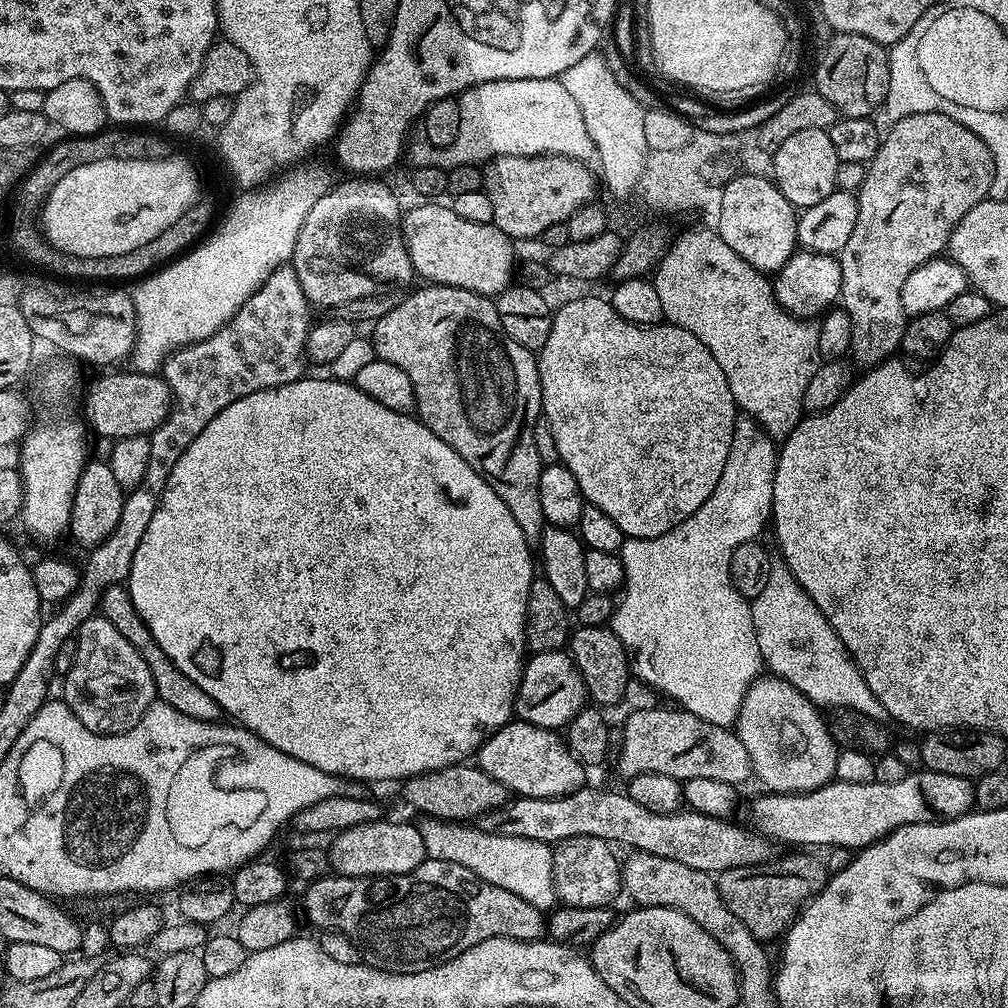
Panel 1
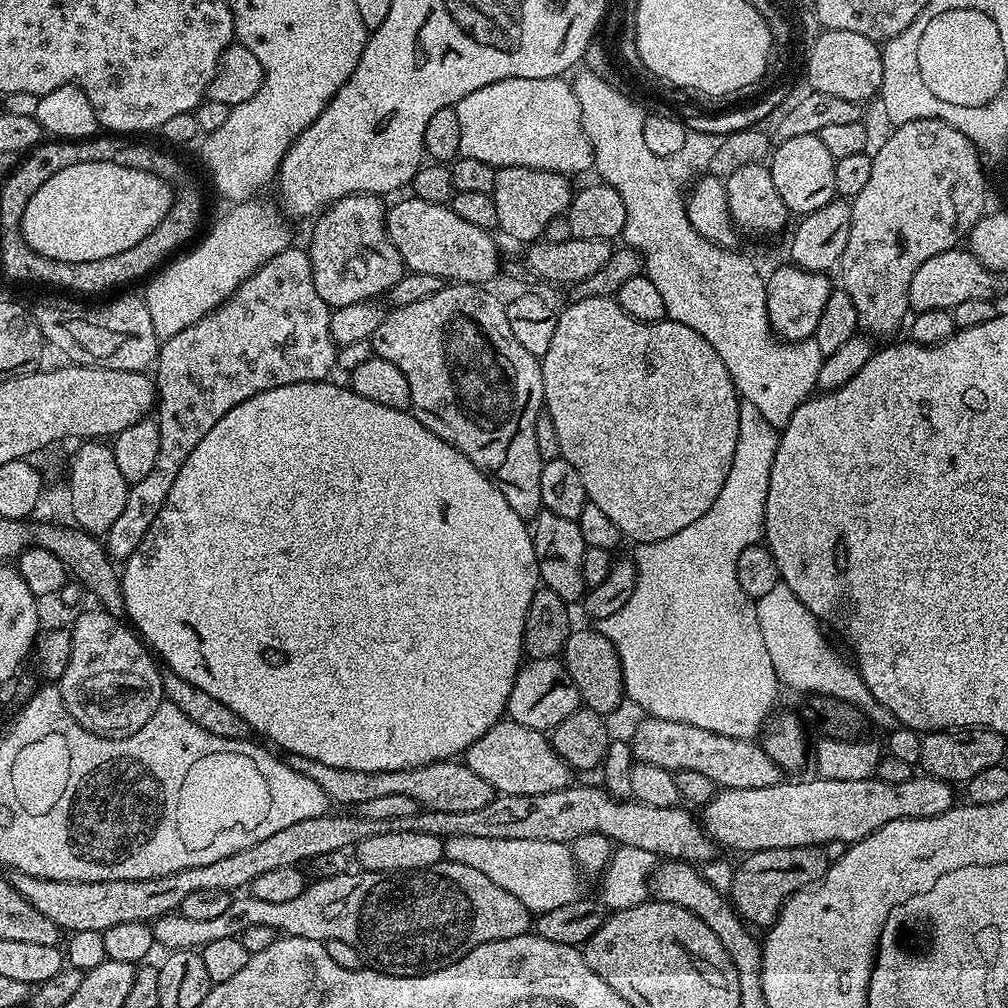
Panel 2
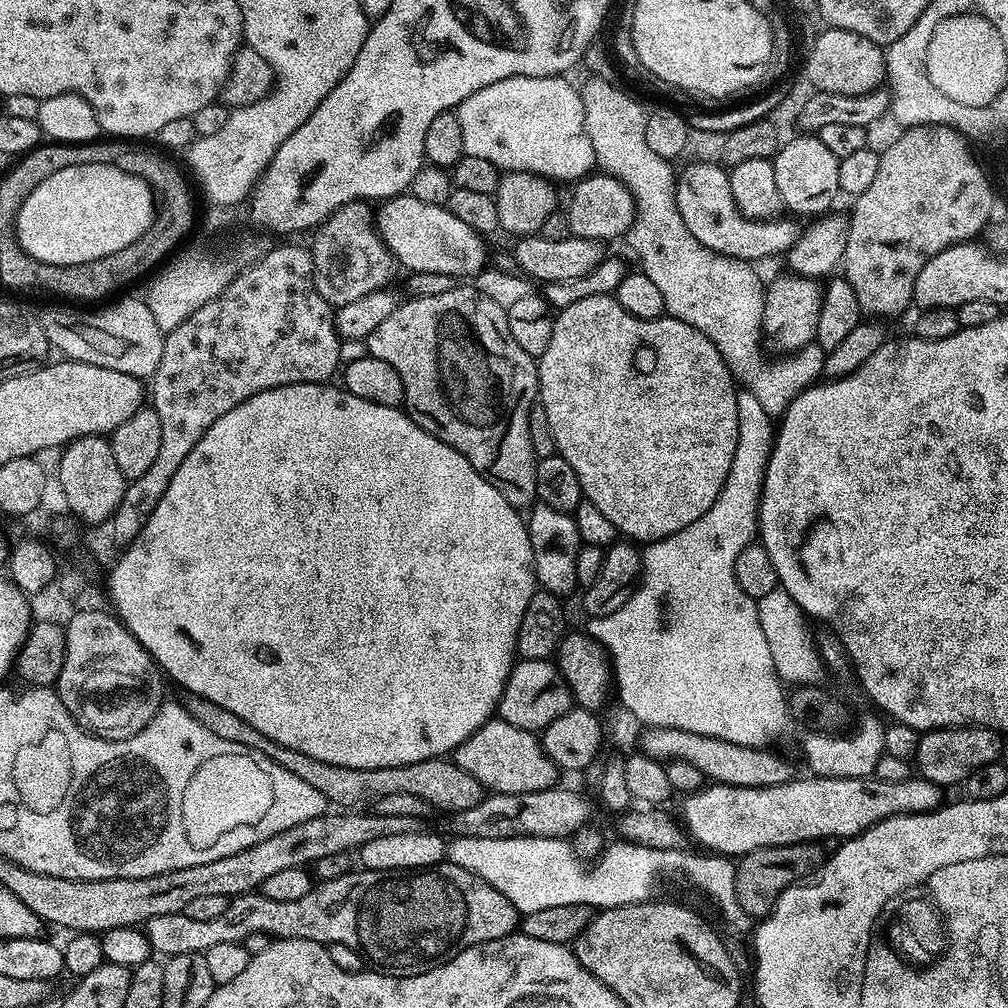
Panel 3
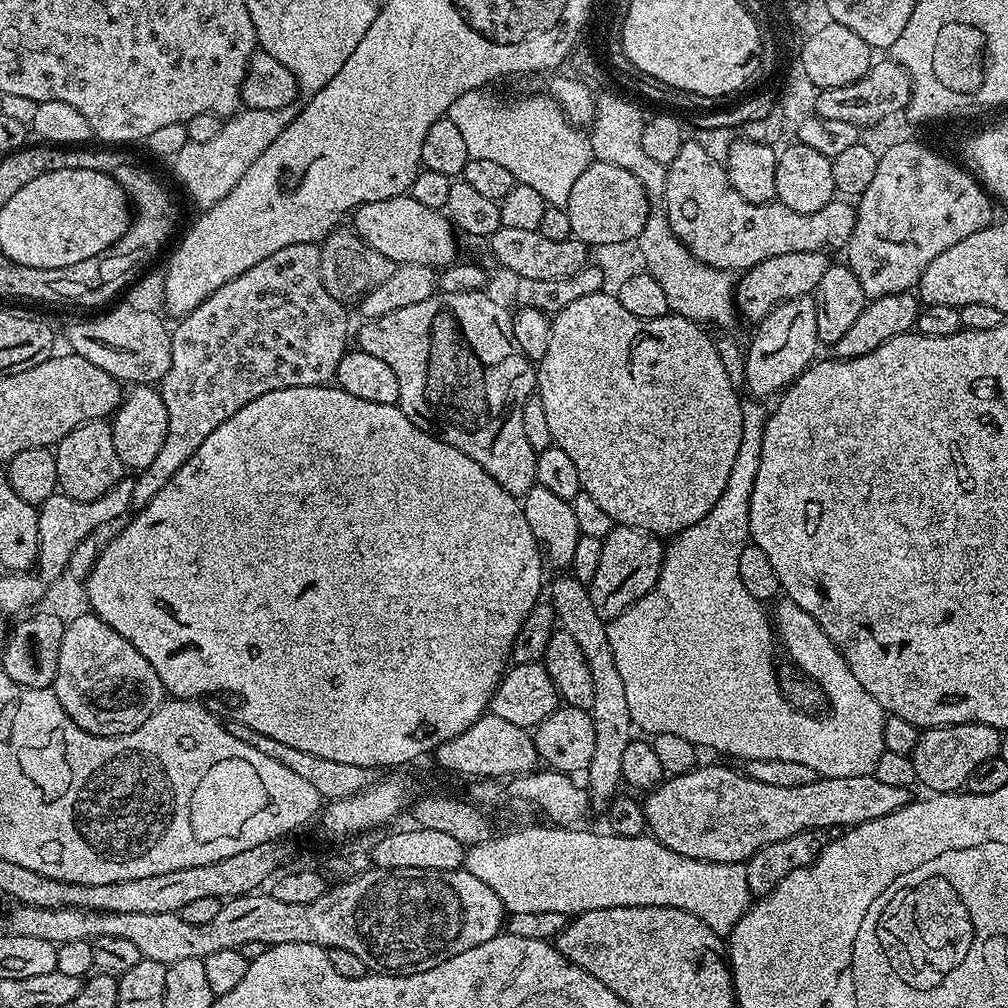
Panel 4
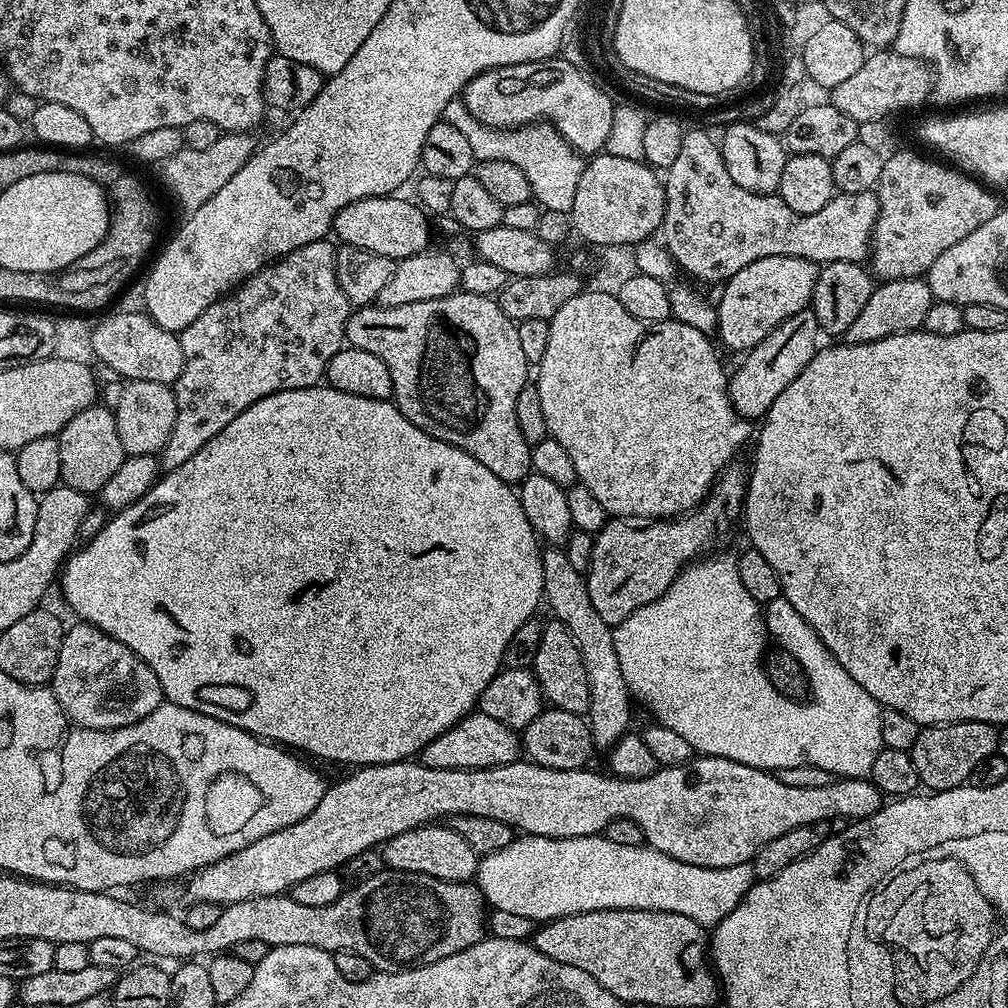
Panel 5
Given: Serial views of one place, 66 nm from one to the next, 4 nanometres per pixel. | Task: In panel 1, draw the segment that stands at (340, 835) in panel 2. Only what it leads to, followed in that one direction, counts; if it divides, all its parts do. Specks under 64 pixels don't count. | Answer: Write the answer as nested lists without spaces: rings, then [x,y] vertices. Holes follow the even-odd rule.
[[[585,786],[577,792],[554,798],[530,798],[516,796],[508,803],[476,817],[474,826],[486,834],[502,834],[502,838],[530,838],[549,846],[561,840],[589,835],[607,840],[612,846],[625,844],[628,850],[658,854],[658,858],[670,858],[702,870],[719,874],[726,870],[738,870],[738,866],[758,866],[773,859],[773,841],[747,827],[738,828],[733,821],[719,816],[707,816],[691,810],[670,814],[658,814],[638,806],[634,798],[623,791],[607,792],[604,788]]]

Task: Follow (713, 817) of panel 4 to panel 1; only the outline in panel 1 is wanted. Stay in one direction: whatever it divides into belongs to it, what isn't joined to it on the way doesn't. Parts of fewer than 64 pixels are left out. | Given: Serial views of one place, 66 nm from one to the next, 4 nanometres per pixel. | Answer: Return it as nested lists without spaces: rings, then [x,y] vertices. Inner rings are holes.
[[[912,770],[906,778],[902,778],[902,782],[886,782],[885,784],[866,782],[842,782],[836,780],[824,784],[821,788],[816,788],[812,792],[774,792],[769,791],[768,796],[760,796],[752,804],[752,823],[751,827],[755,829],[761,836],[768,837],[769,840],[780,844],[796,844],[792,846],[808,846],[804,844],[824,844],[823,846],[831,846],[833,848],[850,848],[859,850],[868,847],[869,844],[876,844],[884,836],[889,836],[894,830],[898,830],[902,826],[910,826],[911,824],[937,824],[940,820],[953,820],[959,816],[965,816],[966,813],[973,811],[974,808],[974,784],[973,781],[966,778],[958,778],[954,774],[938,774],[927,770]]]

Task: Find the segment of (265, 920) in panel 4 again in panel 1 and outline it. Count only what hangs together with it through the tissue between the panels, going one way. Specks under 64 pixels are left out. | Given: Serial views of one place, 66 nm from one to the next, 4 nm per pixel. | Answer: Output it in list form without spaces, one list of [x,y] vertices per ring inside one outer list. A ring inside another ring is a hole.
[[[425,860],[414,870],[406,874],[394,874],[393,876],[341,876],[339,874],[329,874],[323,880],[314,880],[307,885],[304,892],[304,916],[316,927],[316,930],[327,930],[330,932],[341,932],[346,938],[358,946],[363,963],[371,968],[383,968],[386,972],[405,972],[414,974],[422,970],[430,970],[458,958],[470,946],[478,946],[478,942],[486,942],[486,938],[510,938],[511,940],[539,940],[546,932],[546,916],[543,911],[530,902],[518,898],[518,894],[510,894],[510,890],[502,890],[502,886],[494,886],[482,878],[478,878],[466,866],[455,864],[454,862],[442,862],[441,860]]]

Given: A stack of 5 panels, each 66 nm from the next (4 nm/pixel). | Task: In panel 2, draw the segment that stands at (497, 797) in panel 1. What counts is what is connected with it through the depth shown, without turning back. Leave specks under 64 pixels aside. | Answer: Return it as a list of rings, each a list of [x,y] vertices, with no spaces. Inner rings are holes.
[[[291,754],[286,762],[291,768],[298,770],[298,774],[306,774],[310,782],[316,783],[322,790],[322,794],[326,794],[333,805],[358,806],[374,798],[383,798],[385,794],[406,794],[406,798],[414,798],[414,802],[421,809],[459,814],[486,806],[494,795],[494,789],[490,786],[490,782],[486,782],[486,778],[478,778],[478,774],[474,774],[474,770],[470,770],[468,764],[456,758],[439,760],[417,768],[385,772],[342,770],[338,766],[326,766],[322,762],[314,762],[314,758],[302,758],[302,754]]]

